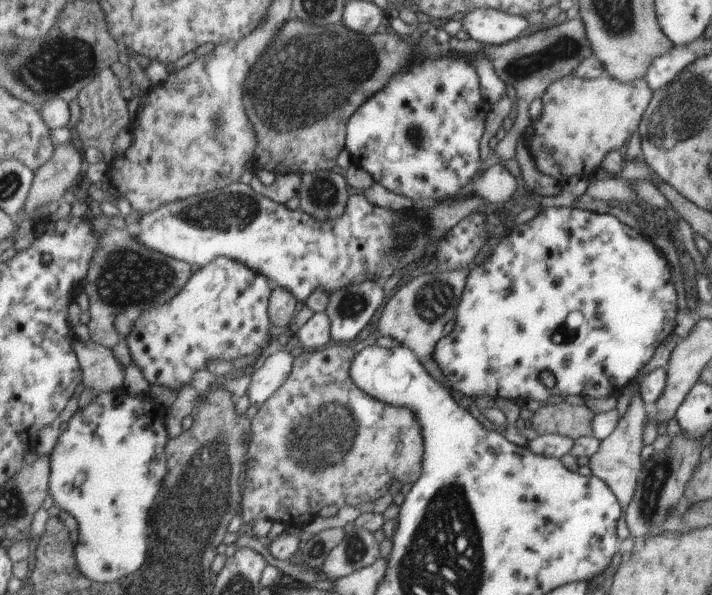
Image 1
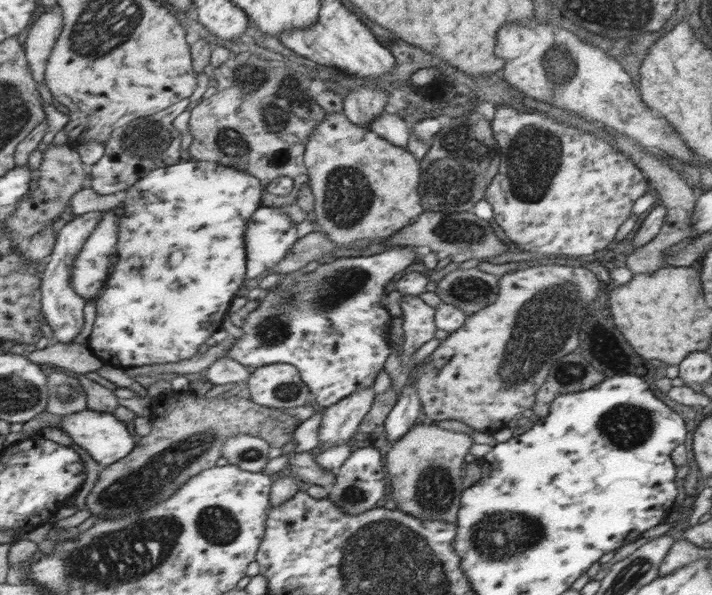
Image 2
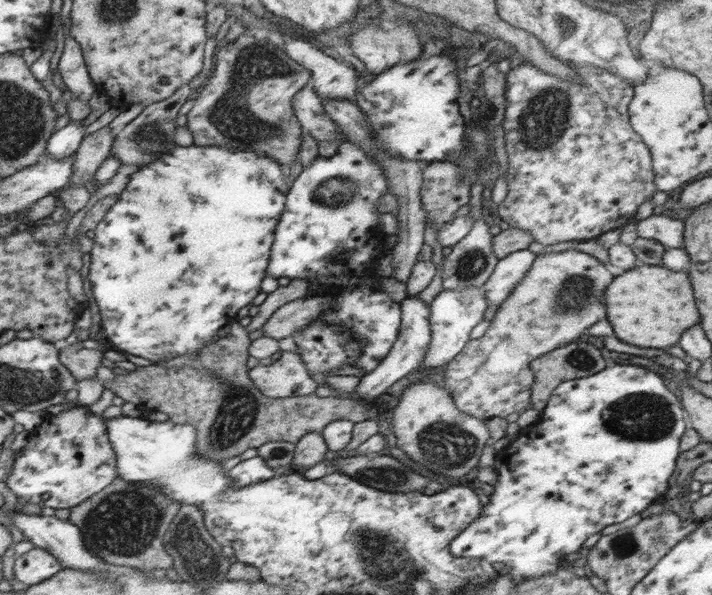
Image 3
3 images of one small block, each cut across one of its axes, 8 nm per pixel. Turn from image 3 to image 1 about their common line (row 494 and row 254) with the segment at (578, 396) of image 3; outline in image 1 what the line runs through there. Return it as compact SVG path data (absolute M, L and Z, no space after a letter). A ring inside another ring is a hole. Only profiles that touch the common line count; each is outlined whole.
M537 204L537 216L529 222L521 224L515 232L509 232L507 236L497 236L497 246L489 260L483 266L475 266L467 274L467 288L463 288L463 300L459 300L459 312L455 312L455 324L453 332L439 340L435 352L431 354L431 360L437 362L439 370L445 374L445 378L451 382L453 390L459 394L475 400L475 396L487 396L489 400L505 398L515 402L535 400L535 402L547 402L551 396L579 396L579 398L603 398L609 394L619 392L627 382L635 378L635 374L641 370L641 366L651 358L653 350L673 332L675 326L675 288L671 284L669 268L663 256L653 248L651 242L643 238L643 234L631 230L631 226L625 226L611 214L595 214L589 210L579 208L543 208ZM547 370L553 374L555 384L553 388L545 388L539 380L539 374Z

